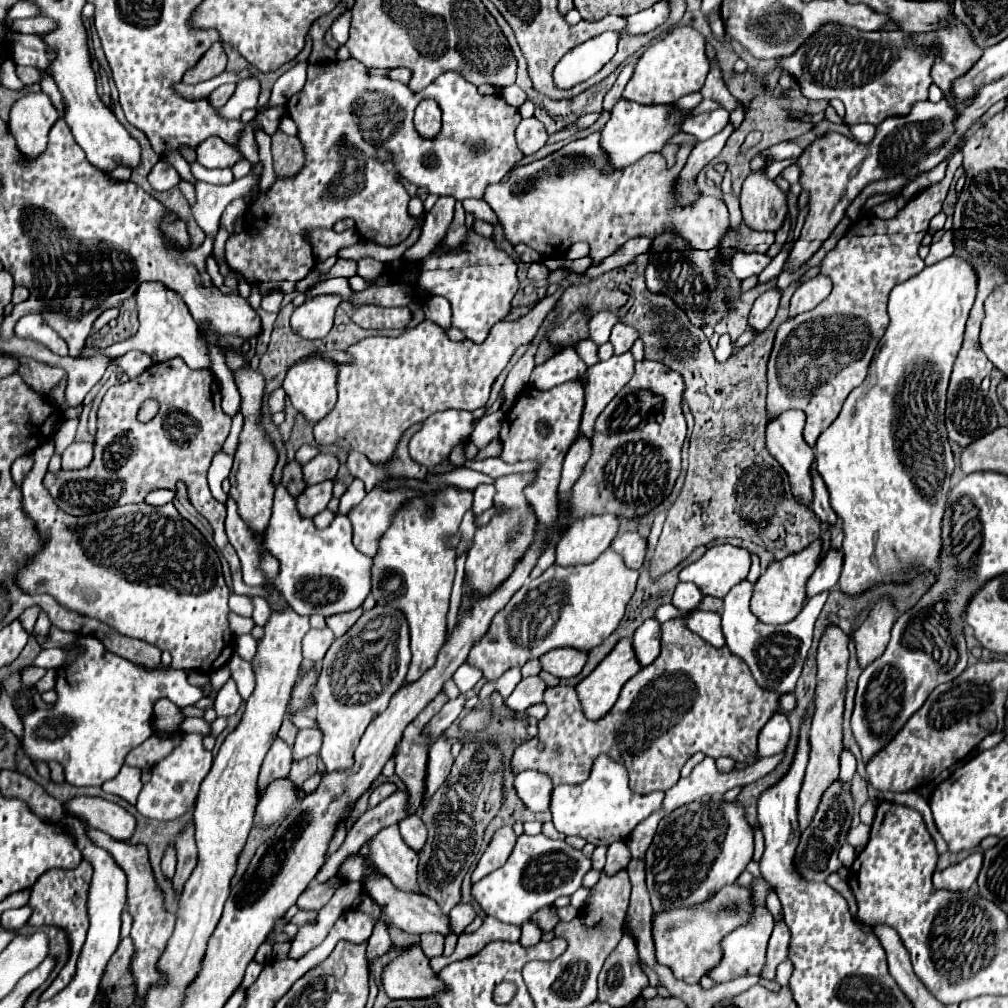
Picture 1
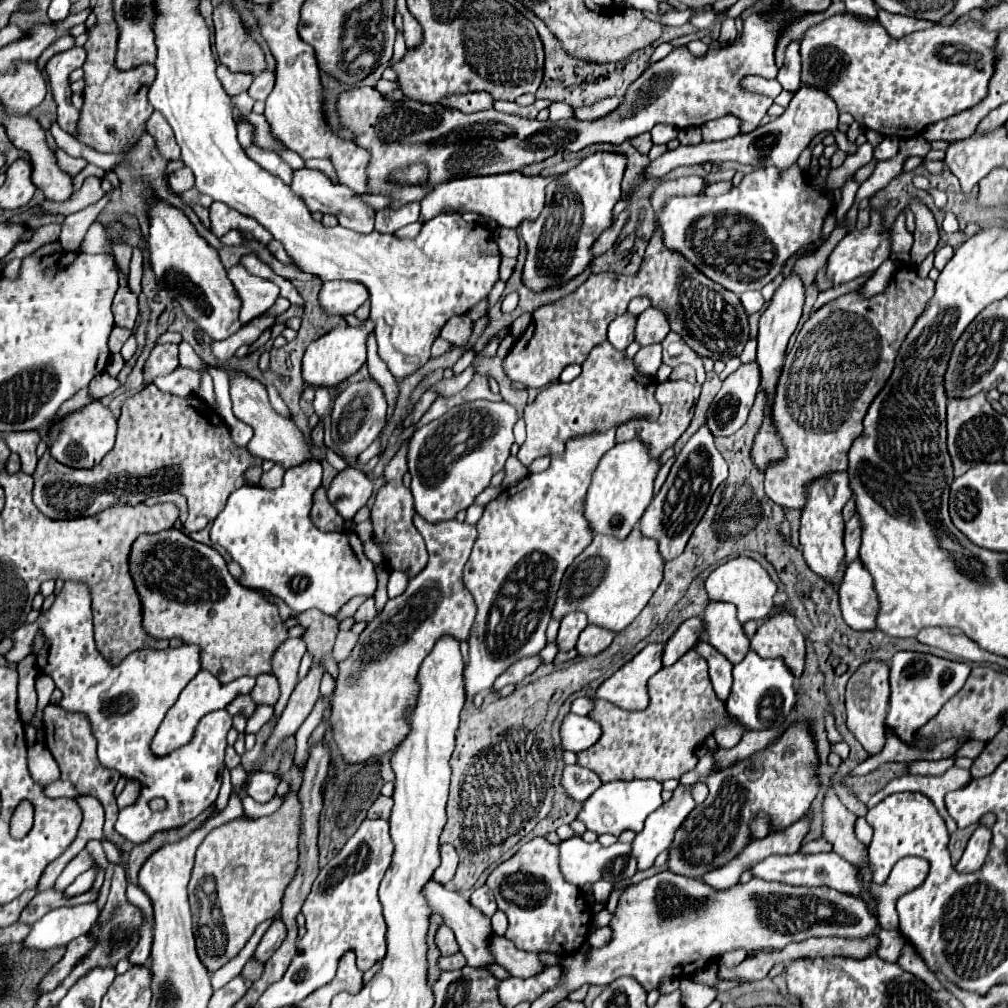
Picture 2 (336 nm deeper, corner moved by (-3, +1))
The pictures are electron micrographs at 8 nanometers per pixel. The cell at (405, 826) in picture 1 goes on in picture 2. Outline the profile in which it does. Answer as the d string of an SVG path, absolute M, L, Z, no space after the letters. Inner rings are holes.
M442 845L442 847L440 847L440 857L442 857L442 863L440 863L440 867L438 867L438 871L434 873L432 879L434 879L436 883L446 885L446 883L452 881L452 877L454 877L454 873L456 873L458 853L456 853L456 849L454 849L452 845Z

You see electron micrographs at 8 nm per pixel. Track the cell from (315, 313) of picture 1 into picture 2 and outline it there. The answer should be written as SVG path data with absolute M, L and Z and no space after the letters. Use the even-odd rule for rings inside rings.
M326 281L320 291L320 303L328 313L354 313L368 299L368 289L358 281Z

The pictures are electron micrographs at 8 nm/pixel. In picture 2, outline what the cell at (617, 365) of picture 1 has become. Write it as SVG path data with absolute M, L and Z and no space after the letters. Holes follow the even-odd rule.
M654 343L654 345L646 345L642 347L636 355L634 355L634 363L642 373L648 375L656 375L660 363L662 363L662 345Z

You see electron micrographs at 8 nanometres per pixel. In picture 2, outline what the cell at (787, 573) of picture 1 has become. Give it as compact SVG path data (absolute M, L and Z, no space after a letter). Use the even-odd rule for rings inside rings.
M778 613L766 619L752 637L752 651L762 659L784 659L784 665L792 671L794 677L800 677L804 673L804 635L800 633L796 619L790 613Z

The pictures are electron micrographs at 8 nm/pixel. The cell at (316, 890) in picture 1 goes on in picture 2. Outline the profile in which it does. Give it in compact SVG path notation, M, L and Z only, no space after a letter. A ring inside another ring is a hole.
M251 957L243 967L241 974L244 978L255 982L261 977L263 969L264 963L260 963L254 957Z

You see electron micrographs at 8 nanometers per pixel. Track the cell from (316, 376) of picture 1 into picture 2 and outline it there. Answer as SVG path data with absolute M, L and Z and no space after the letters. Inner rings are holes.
M368 319L360 327L350 327L350 325L336 325L332 331L326 335L318 337L312 341L304 353L302 361L302 377L306 383L318 387L334 387L346 379L350 379L364 363L366 363L366 341L368 335L374 331L374 323Z

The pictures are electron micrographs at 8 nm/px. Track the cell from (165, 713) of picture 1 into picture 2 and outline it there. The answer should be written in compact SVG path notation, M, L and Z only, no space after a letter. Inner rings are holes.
M240 695L228 705L230 715L244 715L246 719L250 719L256 709L258 709L258 703L254 703L250 695Z

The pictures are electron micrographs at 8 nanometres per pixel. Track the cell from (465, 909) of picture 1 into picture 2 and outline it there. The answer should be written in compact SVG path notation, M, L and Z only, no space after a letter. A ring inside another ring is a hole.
M486 885L472 891L470 903L472 903L474 907L478 907L478 909L480 909L484 915L488 915L488 917L492 917L492 915L496 913L496 901L494 901L494 895L492 895L492 891L490 891Z

